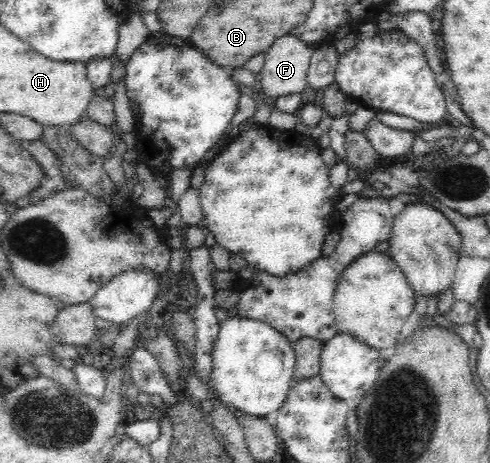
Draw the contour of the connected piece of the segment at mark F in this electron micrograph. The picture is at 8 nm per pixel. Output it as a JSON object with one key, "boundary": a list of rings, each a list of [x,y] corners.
{"boundary":[[[289,33],[281,36],[264,54],[261,87],[266,97],[300,93],[308,84],[306,77],[315,46]]]}

